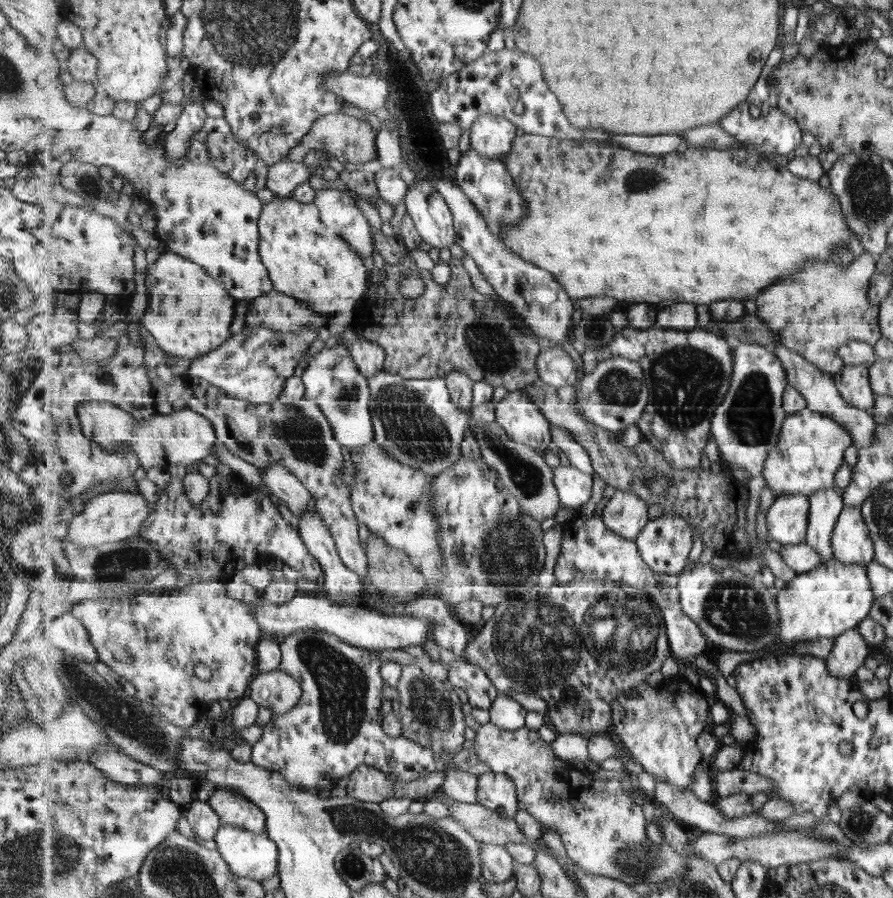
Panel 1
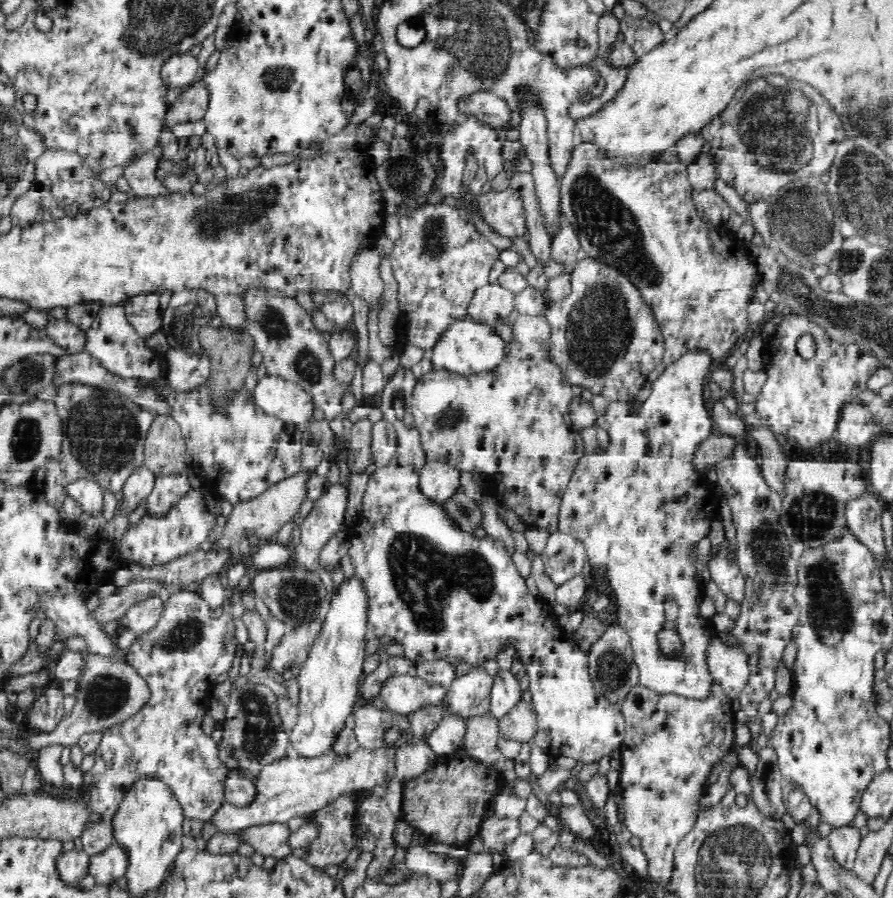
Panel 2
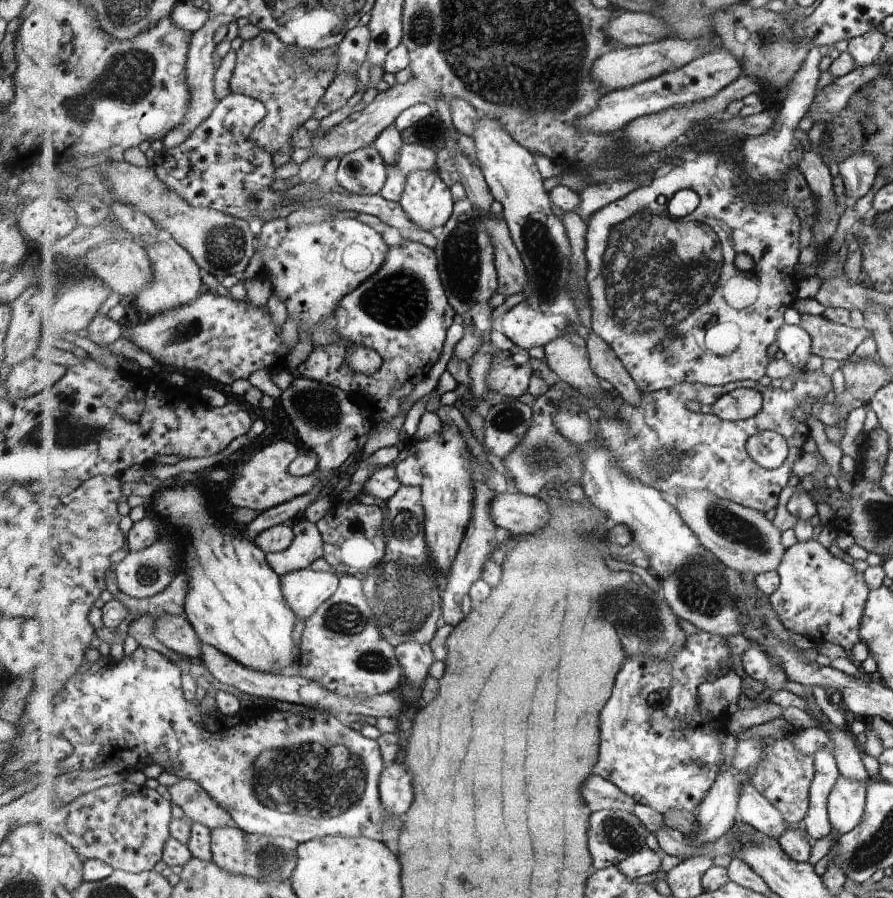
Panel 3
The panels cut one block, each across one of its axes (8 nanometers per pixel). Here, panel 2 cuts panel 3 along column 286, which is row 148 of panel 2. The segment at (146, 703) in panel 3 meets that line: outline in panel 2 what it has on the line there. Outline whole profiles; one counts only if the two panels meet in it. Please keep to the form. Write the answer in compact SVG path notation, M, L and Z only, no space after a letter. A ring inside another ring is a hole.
M774 74L756 77L752 82L748 81L741 84L733 94L731 101L726 105L726 108L707 125L704 125L704 128L701 128L698 133L702 135L702 138L706 142L710 142L711 153L715 157L718 177L733 187L748 204L760 200L766 201L768 204L768 198L772 198L776 192L780 192L780 190L794 190L794 187L799 187L799 192L800 190L804 190L804 188L817 190L816 185L820 180L822 181L821 176L832 166L839 142L846 137L846 129L844 128L842 117L838 115L838 111L832 107L830 101L826 100L826 97L818 92L818 89L815 89L808 83Z

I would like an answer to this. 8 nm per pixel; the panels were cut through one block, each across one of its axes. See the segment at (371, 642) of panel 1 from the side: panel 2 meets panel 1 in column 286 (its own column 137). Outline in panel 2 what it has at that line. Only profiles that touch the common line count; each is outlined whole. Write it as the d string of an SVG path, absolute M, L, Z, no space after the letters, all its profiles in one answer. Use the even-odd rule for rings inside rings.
M160 597L144 599L128 610L122 623L132 629L136 636L142 635L158 624L162 610L164 610L164 603Z

